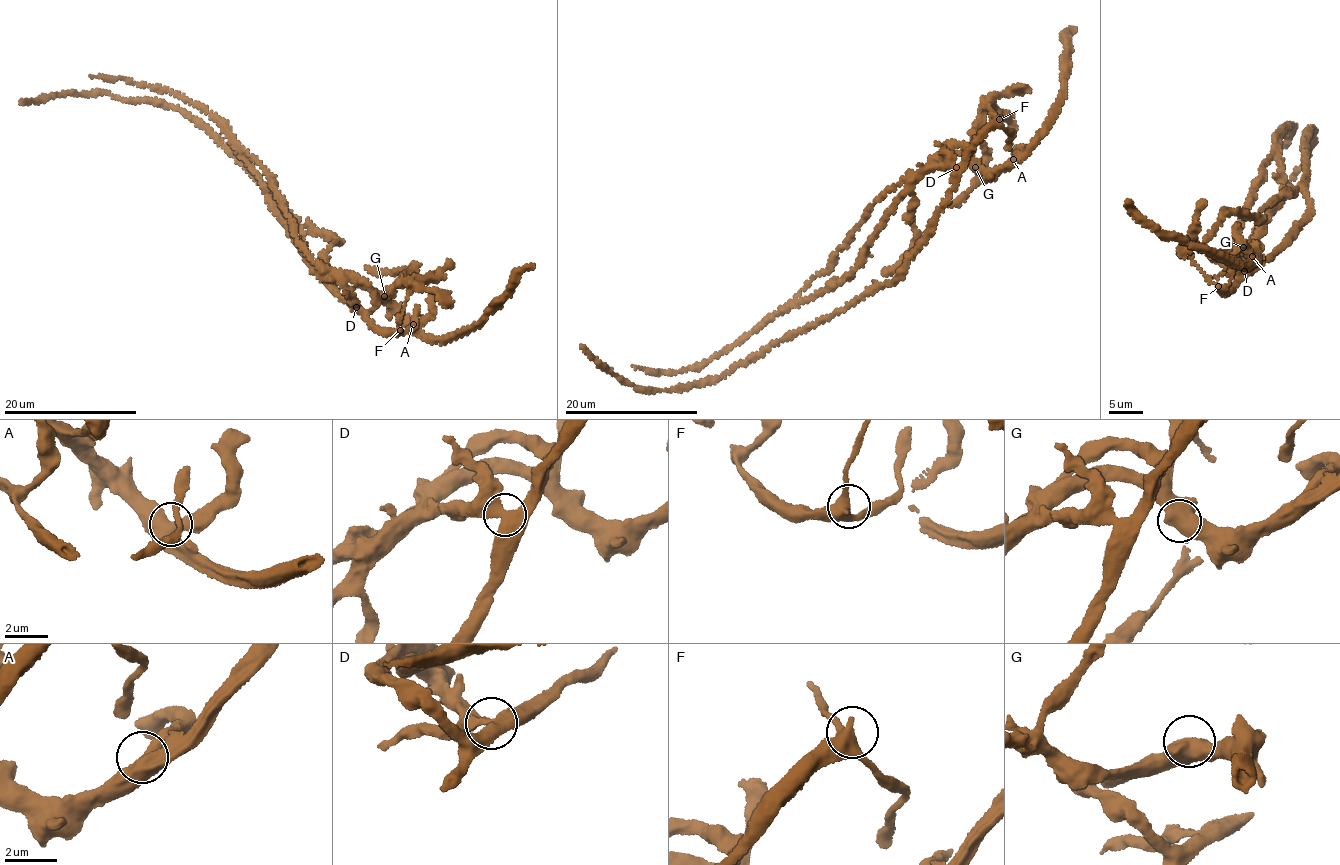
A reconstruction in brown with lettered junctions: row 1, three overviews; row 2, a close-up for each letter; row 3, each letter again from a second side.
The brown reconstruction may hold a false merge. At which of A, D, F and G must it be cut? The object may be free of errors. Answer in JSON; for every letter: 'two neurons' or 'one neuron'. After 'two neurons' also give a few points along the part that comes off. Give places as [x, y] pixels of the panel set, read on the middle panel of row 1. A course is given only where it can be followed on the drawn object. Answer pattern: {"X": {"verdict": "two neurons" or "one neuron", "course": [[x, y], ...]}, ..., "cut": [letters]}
{"A": {"verdict": "one neuron"}, "D": {"verdict": "two neurons", "course": [[956, 167], [948, 200], [894, 281], [769, 345], [727, 372], [659, 390], [632, 386], [599, 366], [582, 345]]}, "F": {"verdict": "one neuron"}, "G": {"verdict": "one neuron"}, "cut": ["D"]}

